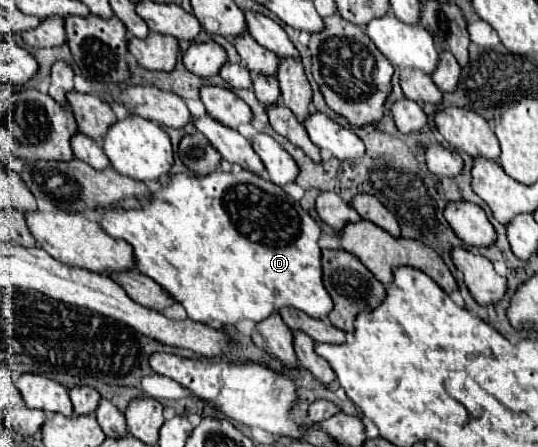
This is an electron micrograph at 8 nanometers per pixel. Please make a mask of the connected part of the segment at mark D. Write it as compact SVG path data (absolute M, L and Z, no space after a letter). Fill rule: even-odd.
M240 171L238 175L232 173L210 173L206 177L192 177L192 175L174 175L170 177L170 183L166 187L162 187L160 191L156 191L152 195L152 199L136 211L122 211L122 209L106 209L102 219L100 219L102 229L116 237L116 239L124 239L134 247L134 257L136 257L136 265L138 269L152 277L158 285L162 285L166 291L170 291L170 295L184 305L186 313L190 319L200 321L200 323L214 323L214 325L235 325L238 331L253 331L258 321L264 321L266 317L270 317L272 313L280 311L282 307L294 307L300 309L304 313L308 313L314 319L326 319L326 315L332 309L332 299L328 295L328 291L324 289L322 283L322 253L318 247L318 239L320 239L320 227L318 223L296 203L292 203L290 195L284 193L278 185L252 175L250 171Z

